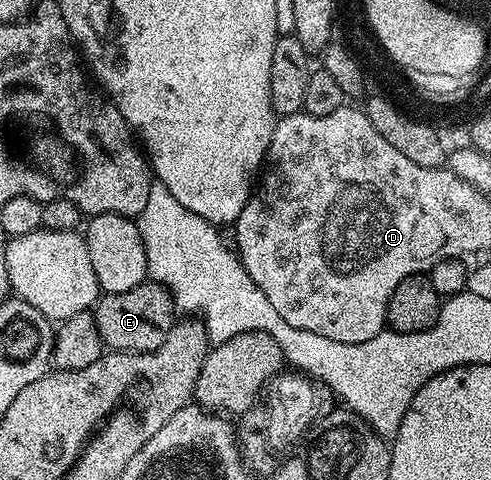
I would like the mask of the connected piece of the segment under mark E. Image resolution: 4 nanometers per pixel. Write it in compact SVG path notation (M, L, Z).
M146 281L135 289L127 289L127 293L102 294L95 304L93 316L102 344L109 351L154 351L163 345L173 328L173 295L163 284Z

